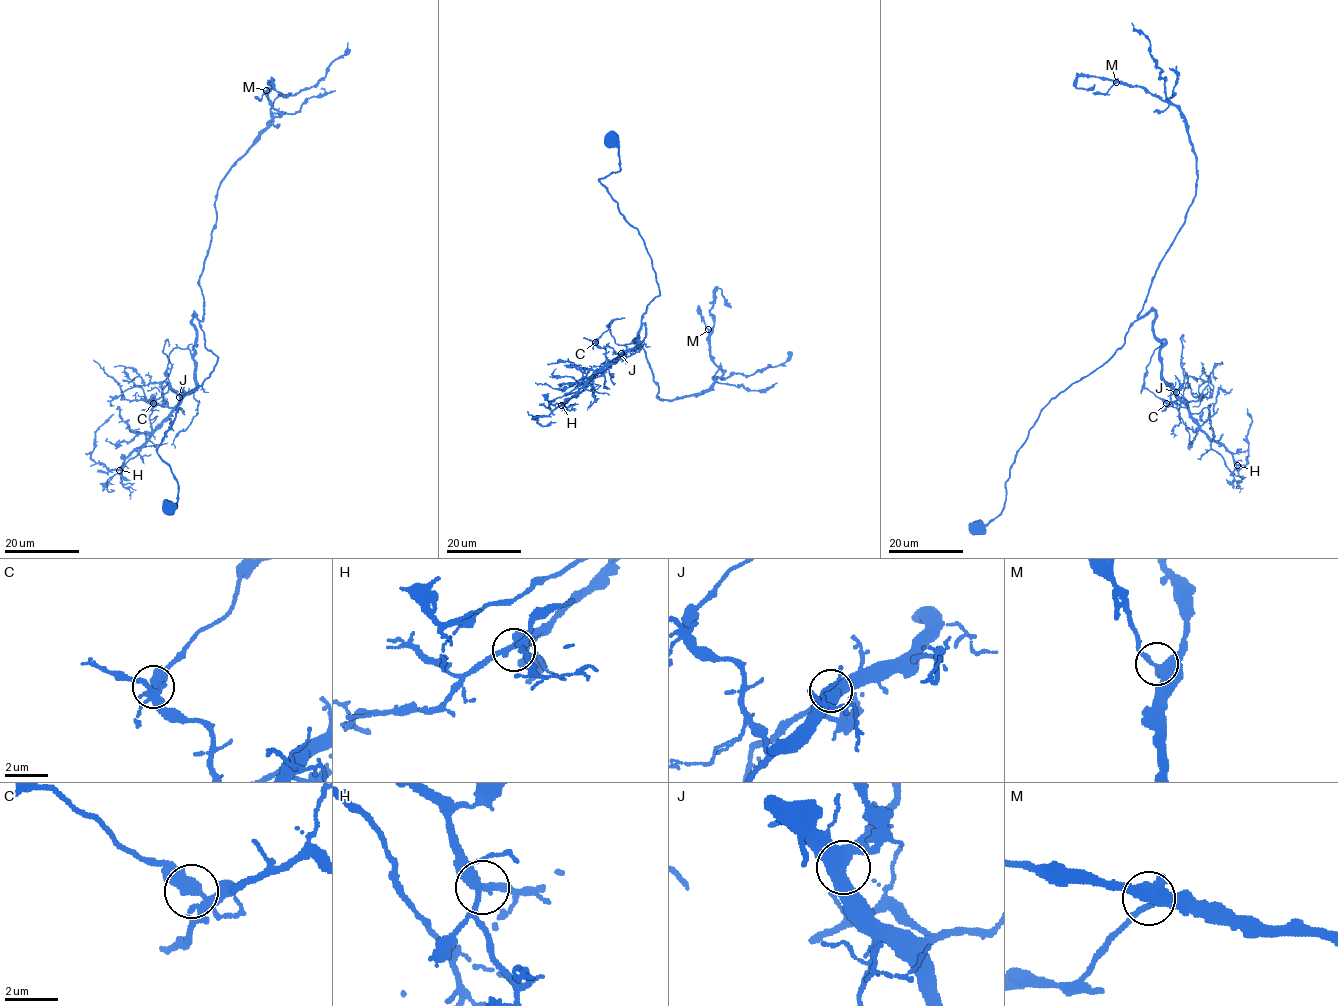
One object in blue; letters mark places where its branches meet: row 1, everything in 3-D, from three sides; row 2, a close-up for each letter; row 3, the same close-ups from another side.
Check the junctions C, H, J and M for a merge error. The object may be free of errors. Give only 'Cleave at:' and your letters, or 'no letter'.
Cleave at: C

